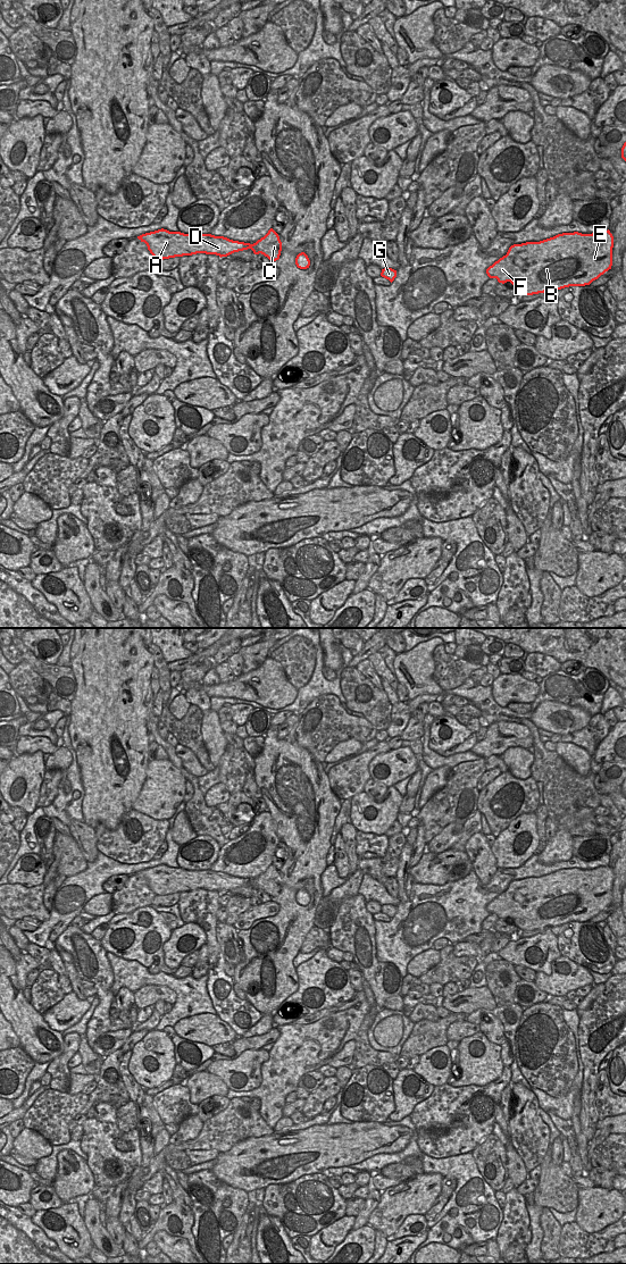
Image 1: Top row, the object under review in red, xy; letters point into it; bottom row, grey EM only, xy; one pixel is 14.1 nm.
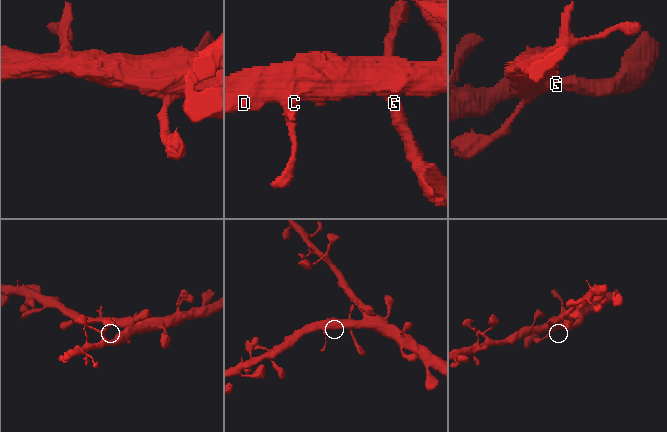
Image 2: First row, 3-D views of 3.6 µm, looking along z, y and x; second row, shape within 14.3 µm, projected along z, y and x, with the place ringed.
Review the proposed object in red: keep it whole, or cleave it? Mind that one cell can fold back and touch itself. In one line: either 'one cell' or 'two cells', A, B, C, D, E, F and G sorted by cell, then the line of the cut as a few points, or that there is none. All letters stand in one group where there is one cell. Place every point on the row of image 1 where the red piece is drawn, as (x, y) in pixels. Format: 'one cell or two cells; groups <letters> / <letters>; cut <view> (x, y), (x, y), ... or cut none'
one cell; groups A B C D E F G; cut none

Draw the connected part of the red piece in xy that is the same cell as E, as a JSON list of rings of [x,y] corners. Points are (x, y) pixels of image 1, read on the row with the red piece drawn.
[[[610,231],[562,233],[540,242],[514,244],[486,269],[490,278],[510,282],[519,295],[585,286],[612,266]]]

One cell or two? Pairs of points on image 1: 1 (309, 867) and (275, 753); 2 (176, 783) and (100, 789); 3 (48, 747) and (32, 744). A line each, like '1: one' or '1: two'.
1: one
2: two
3: one

